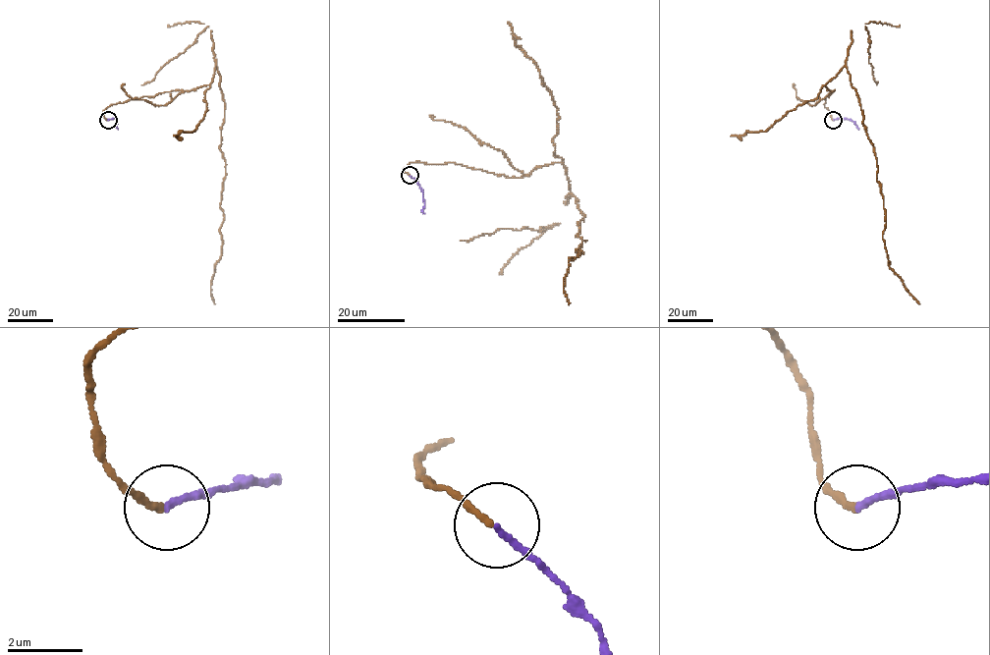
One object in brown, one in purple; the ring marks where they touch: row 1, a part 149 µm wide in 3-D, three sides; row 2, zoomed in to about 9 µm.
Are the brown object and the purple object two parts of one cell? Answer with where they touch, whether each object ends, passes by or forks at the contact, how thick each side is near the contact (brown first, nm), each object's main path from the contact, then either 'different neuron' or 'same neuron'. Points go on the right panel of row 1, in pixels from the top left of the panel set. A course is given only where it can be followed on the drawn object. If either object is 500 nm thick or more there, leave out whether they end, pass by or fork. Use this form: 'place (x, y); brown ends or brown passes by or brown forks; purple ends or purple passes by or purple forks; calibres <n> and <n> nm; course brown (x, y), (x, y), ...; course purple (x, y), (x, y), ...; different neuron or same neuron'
place (833, 120); brown ends; purple ends; calibres 180 and 150 nm; course brown (833, 120), (823, 104), (834, 90), (824, 85), (845, 66), (875, 153), (890, 267), (919, 304); course purple (833, 120), (852, 120), (858, 129); same neuron

